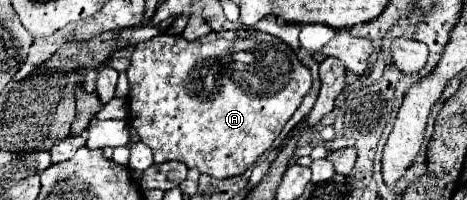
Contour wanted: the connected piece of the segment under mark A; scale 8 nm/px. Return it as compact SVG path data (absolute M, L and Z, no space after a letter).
M255 29L211 31L197 41L185 41L181 35L157 35L135 45L125 73L129 79L129 125L137 131L141 143L153 149L153 161L181 161L189 169L199 169L215 179L241 175L255 165L311 89L311 73L293 49Z

